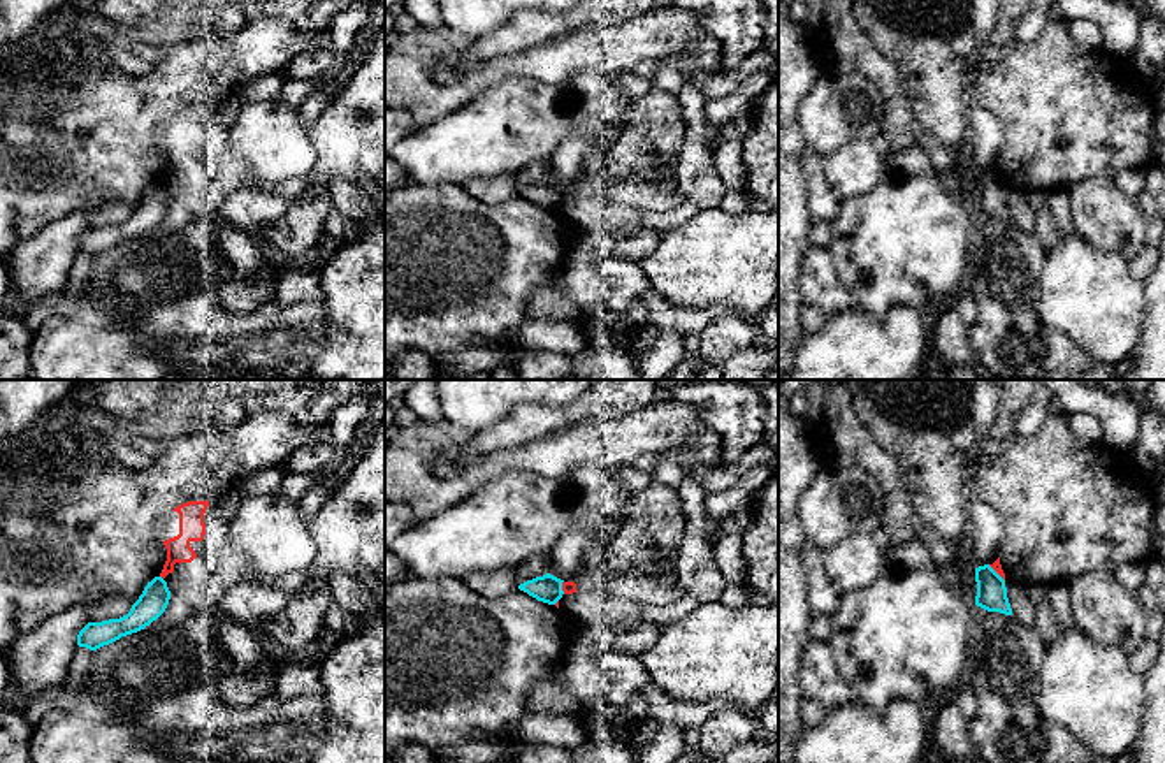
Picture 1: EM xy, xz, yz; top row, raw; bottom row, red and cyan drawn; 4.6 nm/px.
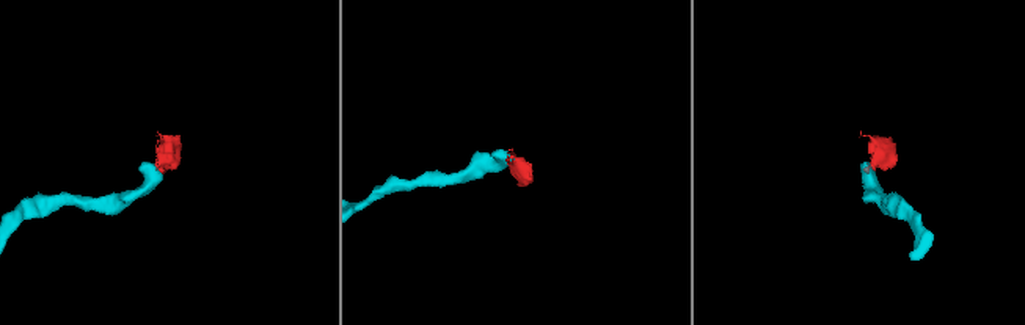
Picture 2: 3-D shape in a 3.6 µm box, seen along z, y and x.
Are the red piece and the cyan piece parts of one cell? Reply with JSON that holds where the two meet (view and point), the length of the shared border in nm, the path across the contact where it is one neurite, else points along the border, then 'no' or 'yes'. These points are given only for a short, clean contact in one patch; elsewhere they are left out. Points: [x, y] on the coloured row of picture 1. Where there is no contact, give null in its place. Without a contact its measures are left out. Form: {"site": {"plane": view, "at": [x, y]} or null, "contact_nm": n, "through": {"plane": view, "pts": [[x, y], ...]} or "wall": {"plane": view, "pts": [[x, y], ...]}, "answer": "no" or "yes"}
{"site": {"plane": "yz", "at": [997, 572]}, "contact_nm": 110, "answer": "no"}

